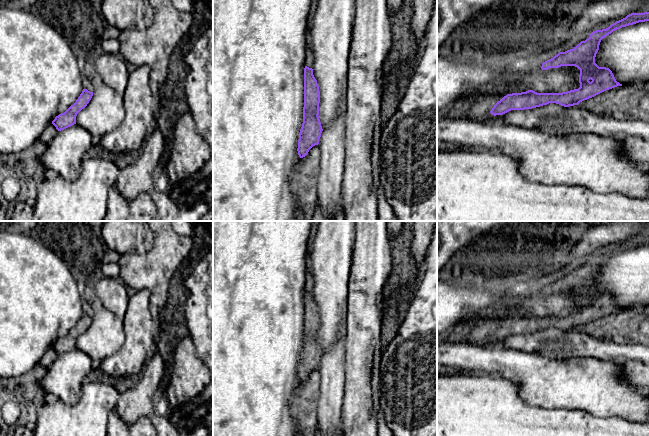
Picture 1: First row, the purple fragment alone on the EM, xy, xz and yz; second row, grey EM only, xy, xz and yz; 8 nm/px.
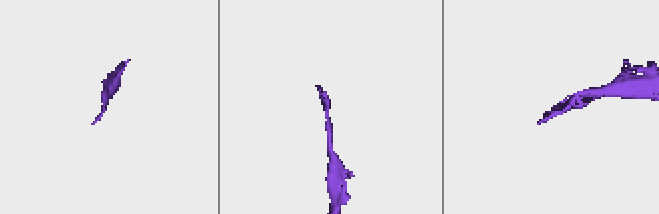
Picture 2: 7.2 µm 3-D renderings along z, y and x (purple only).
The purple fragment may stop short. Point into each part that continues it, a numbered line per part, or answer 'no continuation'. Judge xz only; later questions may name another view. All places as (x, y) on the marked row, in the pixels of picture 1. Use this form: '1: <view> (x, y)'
1: xz (309, 59)

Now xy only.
1: xy (88, 82)

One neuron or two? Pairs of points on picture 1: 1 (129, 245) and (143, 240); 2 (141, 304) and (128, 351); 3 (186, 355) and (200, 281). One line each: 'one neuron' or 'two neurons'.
1: one neuron
2: one neuron
3: two neurons

